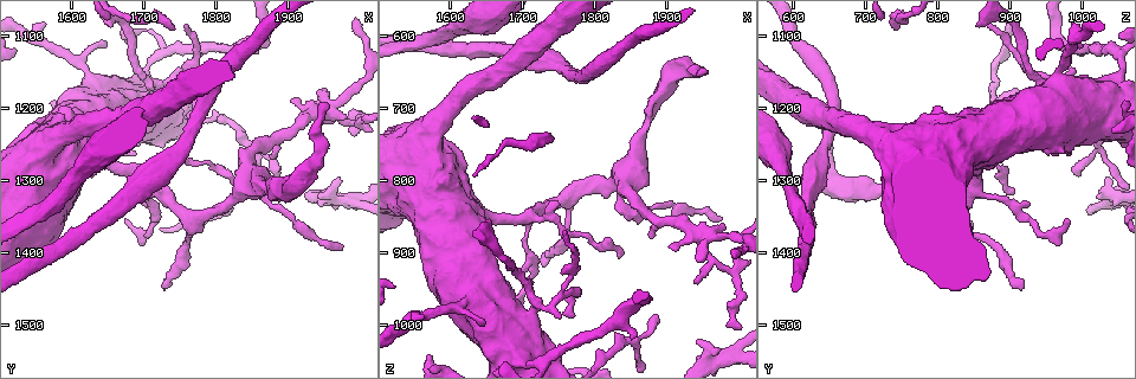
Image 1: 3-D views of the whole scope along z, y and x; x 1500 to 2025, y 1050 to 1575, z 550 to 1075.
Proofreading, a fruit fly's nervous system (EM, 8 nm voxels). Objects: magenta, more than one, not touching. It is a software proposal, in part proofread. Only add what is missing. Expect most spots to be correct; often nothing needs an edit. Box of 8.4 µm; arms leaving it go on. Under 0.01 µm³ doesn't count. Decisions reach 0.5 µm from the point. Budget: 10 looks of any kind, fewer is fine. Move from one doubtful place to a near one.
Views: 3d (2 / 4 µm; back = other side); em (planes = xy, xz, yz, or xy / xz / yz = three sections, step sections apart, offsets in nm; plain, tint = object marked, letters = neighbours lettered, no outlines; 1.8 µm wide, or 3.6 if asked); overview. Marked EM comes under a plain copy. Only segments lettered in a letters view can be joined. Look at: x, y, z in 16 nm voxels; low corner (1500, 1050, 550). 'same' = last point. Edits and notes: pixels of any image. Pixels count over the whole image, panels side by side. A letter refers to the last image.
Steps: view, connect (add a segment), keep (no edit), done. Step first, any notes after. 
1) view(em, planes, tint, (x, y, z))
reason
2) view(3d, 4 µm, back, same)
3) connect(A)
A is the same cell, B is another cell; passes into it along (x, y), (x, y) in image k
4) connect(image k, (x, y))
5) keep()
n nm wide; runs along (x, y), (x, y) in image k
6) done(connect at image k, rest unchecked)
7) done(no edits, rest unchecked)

view(3d, 2 µm, (1735, 1445, 920))
branch stops here

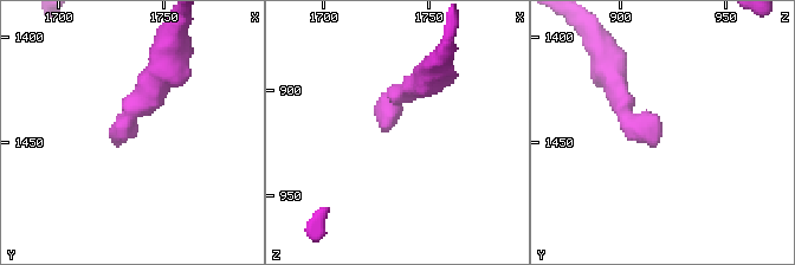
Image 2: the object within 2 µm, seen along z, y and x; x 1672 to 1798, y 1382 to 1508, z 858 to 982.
view(em, yz, step 4, letters, (1729, 1445, 920))

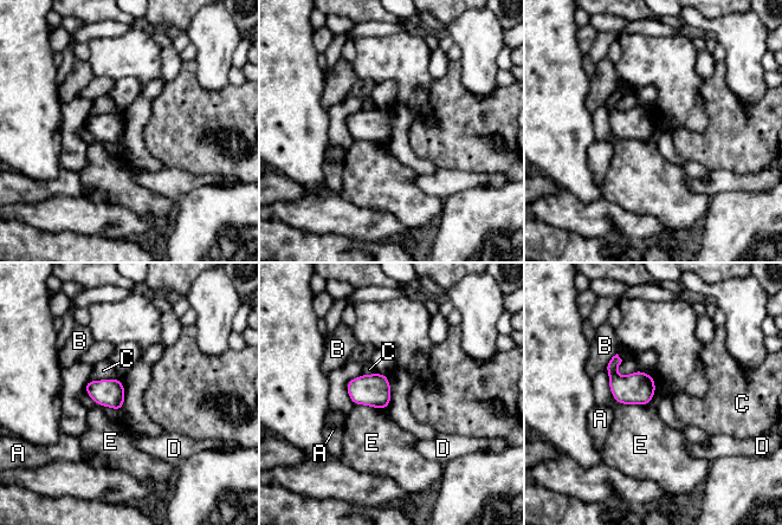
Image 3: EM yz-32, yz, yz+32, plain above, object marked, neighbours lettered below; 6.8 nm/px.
keep()
A, B, C, D and E are other cells; border along (654, 381), (646, 404), (616, 403) in image 3; none of them fits

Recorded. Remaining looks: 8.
view(em, 3.6 µm, xy, step 16, tint, (1655, 1085, 850))
long arm stops here

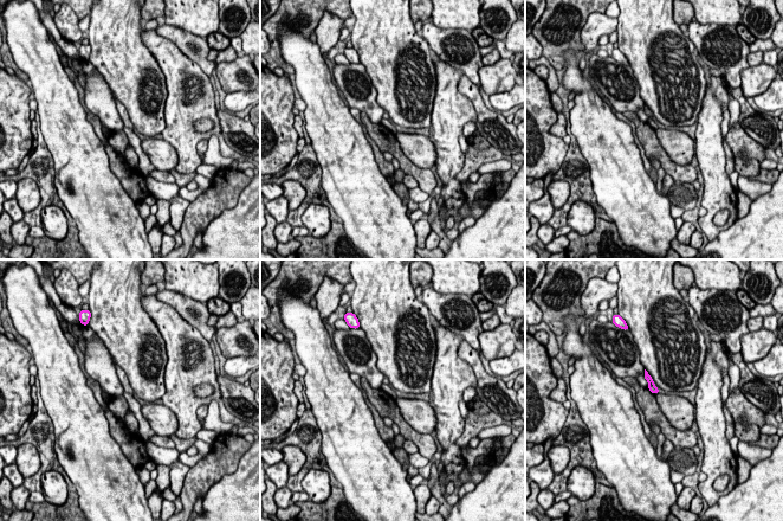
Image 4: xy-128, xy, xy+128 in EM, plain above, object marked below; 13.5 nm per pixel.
view(em, 3.6 µm, xz, step 8, letters, same)
cut it another way

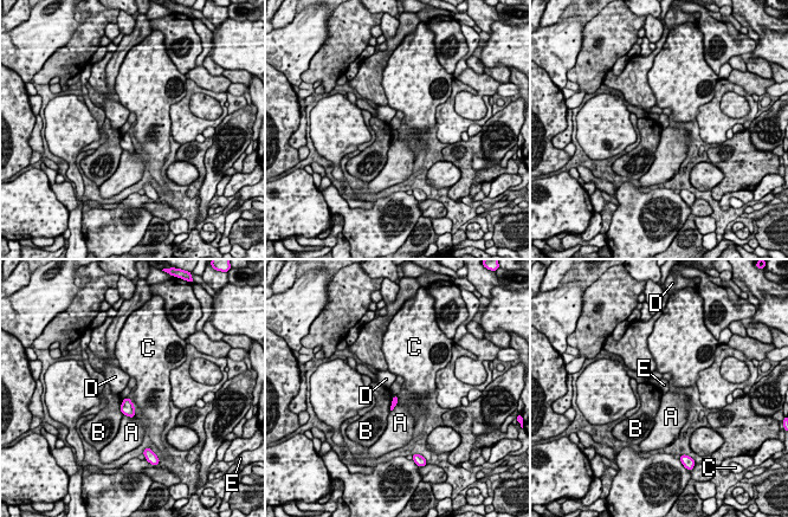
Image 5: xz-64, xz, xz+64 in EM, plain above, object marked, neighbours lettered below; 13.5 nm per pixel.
keep()
A, B, C, D and E are other cells; border along (127, 396), (122, 401) in image 5; none of them fits

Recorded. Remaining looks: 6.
view(3d, 2 µm, (1940, 1325, 1025))
free end

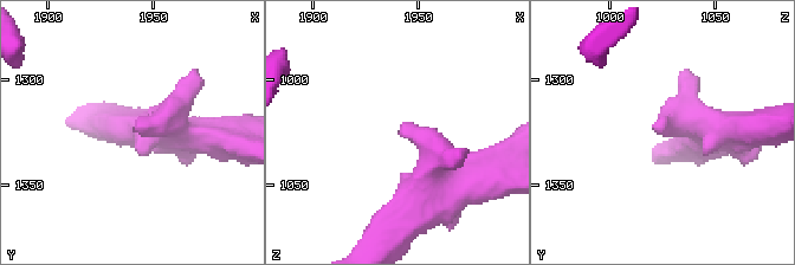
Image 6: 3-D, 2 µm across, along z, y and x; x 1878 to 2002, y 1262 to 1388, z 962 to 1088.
view(em, planes, tint, (1943, 1325, 1022))
now the EM

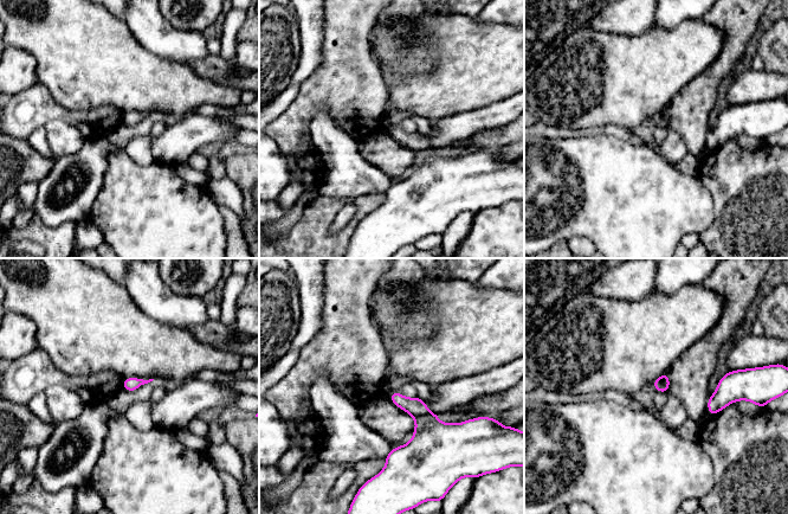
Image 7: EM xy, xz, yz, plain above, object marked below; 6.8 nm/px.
view(em, planes, letters, same)
what lies round it

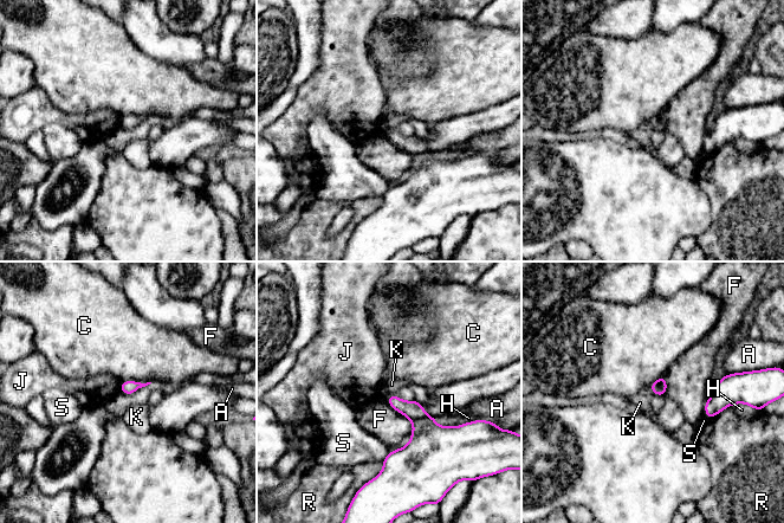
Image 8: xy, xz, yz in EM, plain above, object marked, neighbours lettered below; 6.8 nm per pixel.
keep()
A, C, F, H, J, K, R and S are other cells; border along (648, 387), (653, 393) in image 8; no lettered segment goes on from it

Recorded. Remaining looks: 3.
view(3d, 2 µm, (1985, 1215, 925))
three-way junction

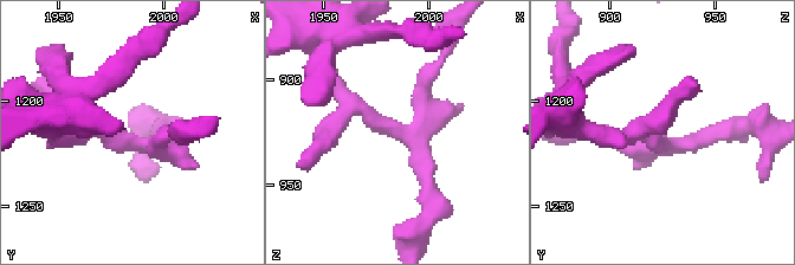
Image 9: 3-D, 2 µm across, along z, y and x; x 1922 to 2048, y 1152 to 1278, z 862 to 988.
view(em, 3.6 µm, planes, tint, (1987, 1220, 923))
shape alone is not enough

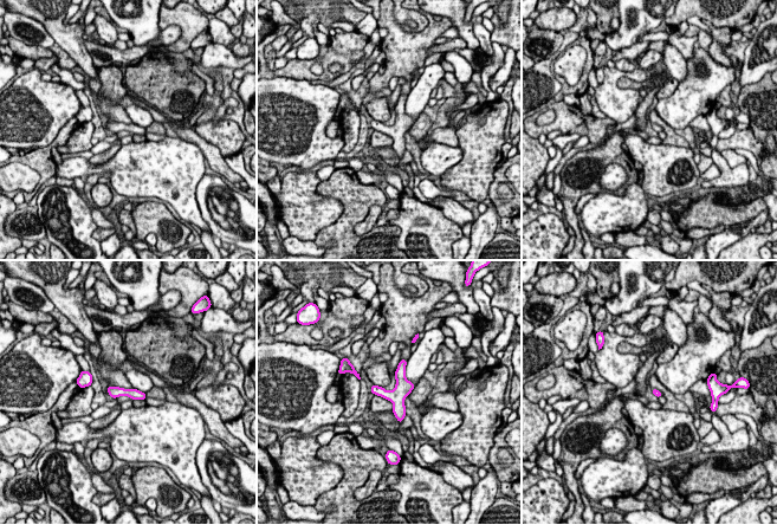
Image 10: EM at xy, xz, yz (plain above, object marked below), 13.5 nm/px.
view(em, 3.6 µm, planes, letters, same)
see the neighbours

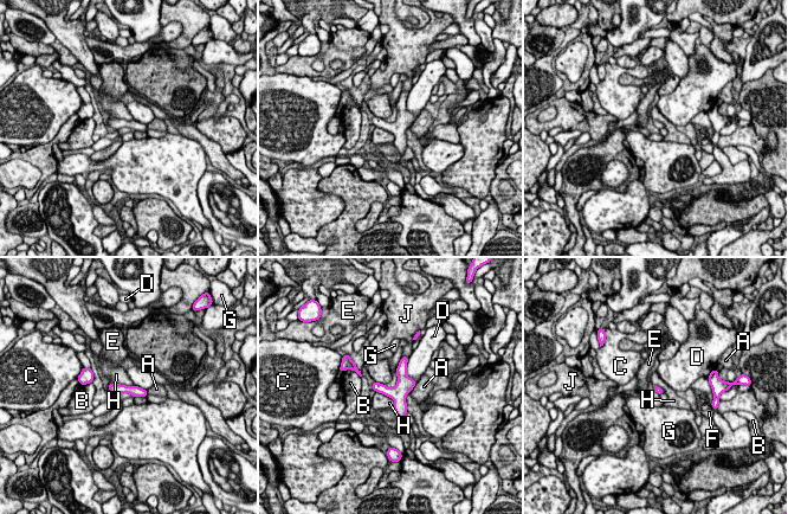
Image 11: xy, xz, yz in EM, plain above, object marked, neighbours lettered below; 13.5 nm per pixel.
keep()
A, B, C, D, E, F, G, H and J are other cells; runs along (404, 360), (401, 415) in image 11; no lettered segment goes on from it

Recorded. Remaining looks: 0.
done(no edits, rest unchecked)

